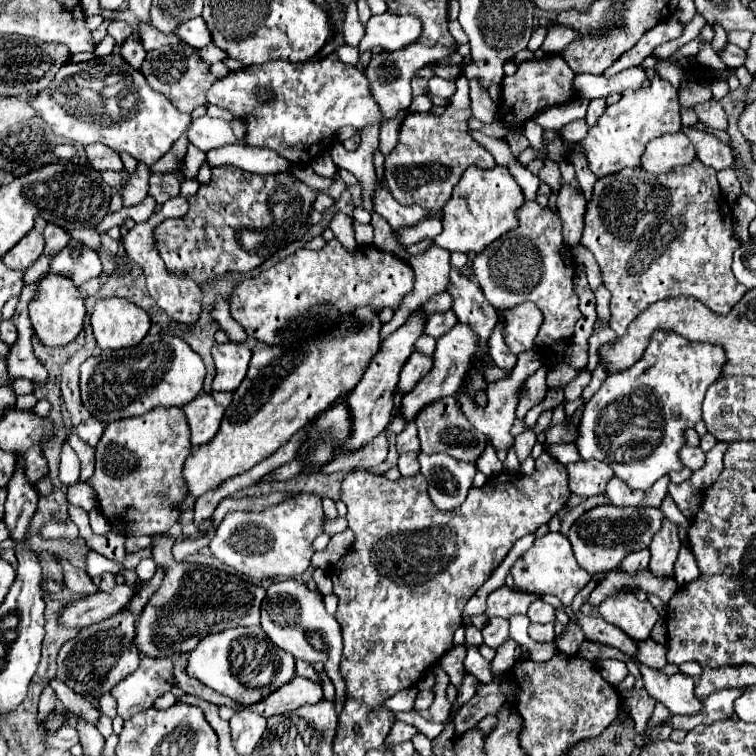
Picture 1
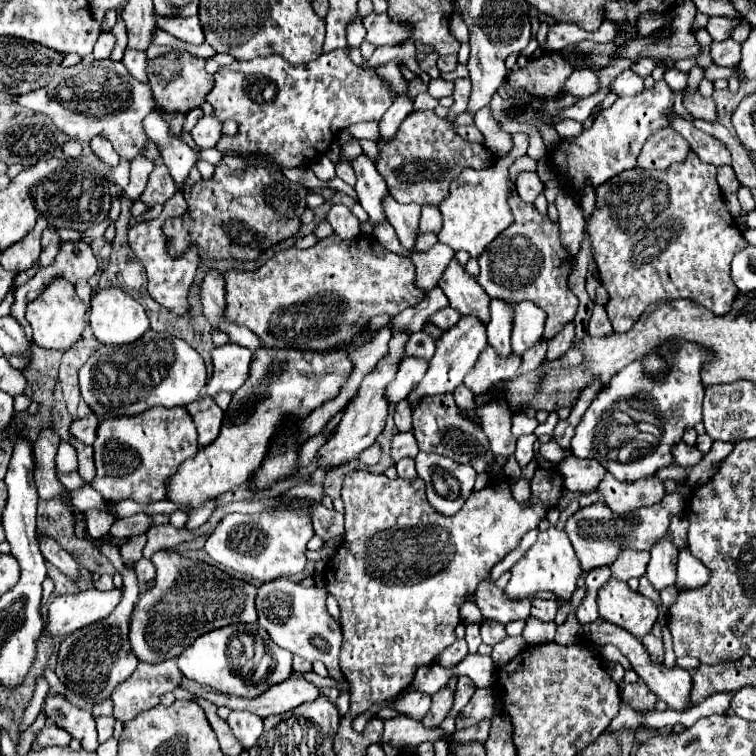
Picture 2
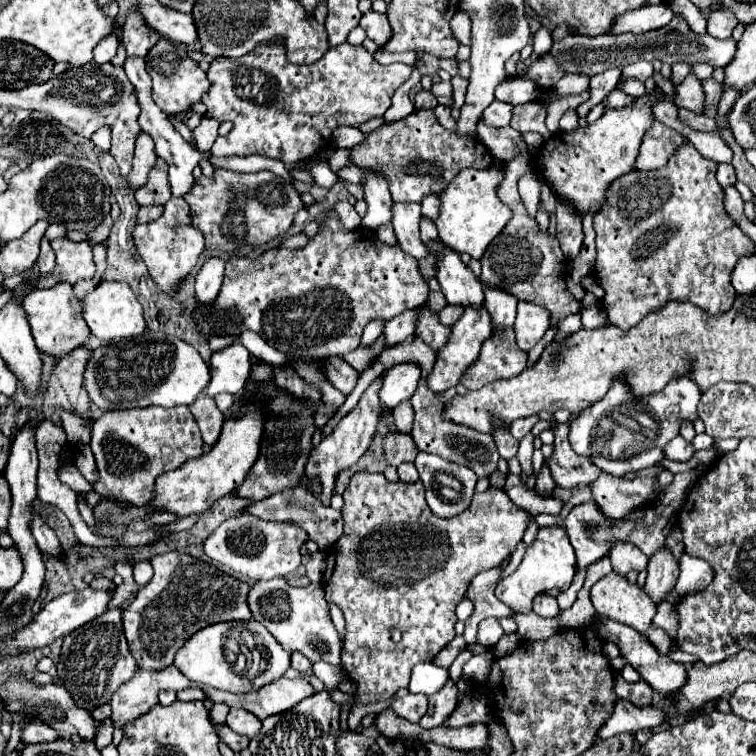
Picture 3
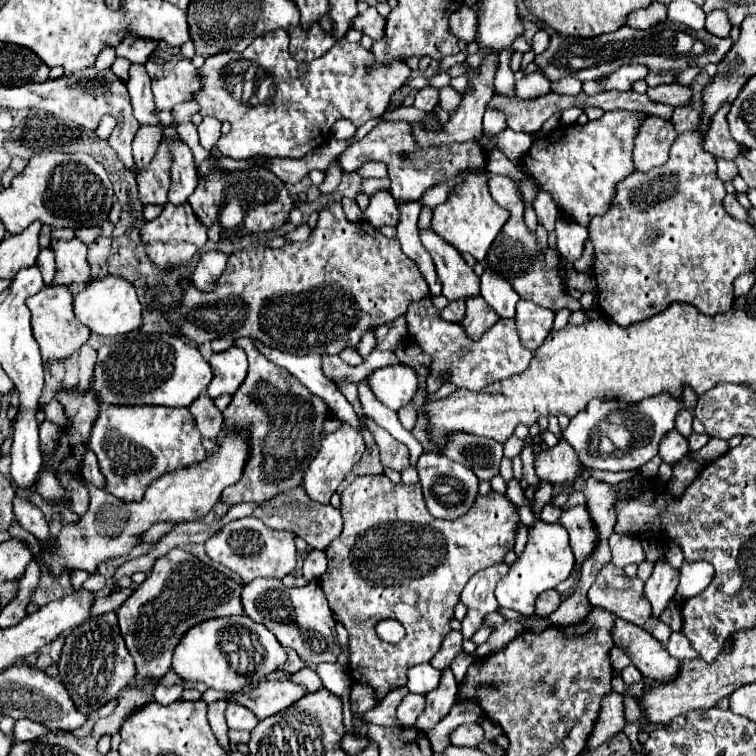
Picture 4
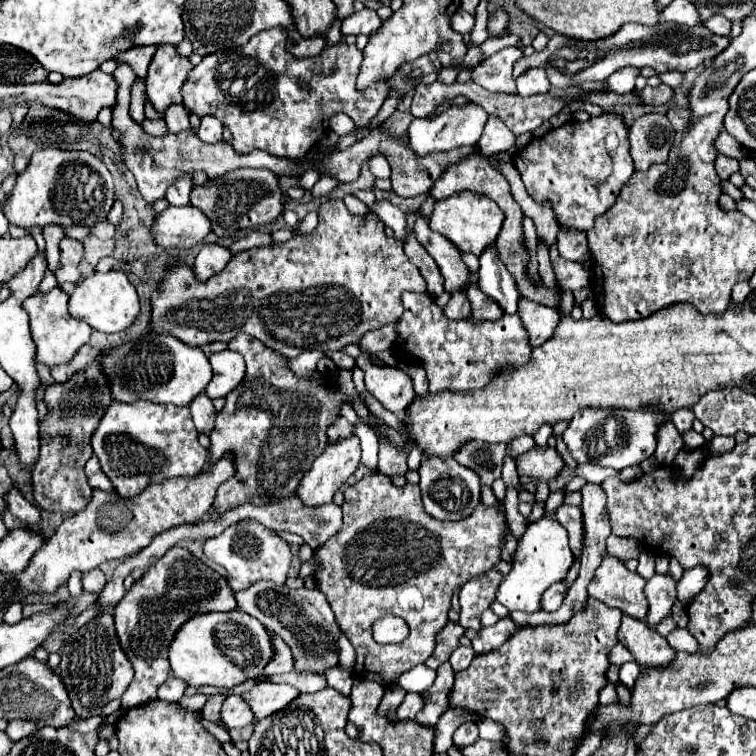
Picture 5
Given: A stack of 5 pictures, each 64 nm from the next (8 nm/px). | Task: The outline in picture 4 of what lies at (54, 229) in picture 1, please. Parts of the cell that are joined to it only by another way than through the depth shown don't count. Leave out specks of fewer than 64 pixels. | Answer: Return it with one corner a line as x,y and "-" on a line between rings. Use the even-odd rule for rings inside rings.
44,248
40,250
40,256
38,256
38,266
40,266
40,272
44,276
44,284
48,286
52,282
52,276
54,276
54,270
56,270
56,262
54,262
54,252
50,248

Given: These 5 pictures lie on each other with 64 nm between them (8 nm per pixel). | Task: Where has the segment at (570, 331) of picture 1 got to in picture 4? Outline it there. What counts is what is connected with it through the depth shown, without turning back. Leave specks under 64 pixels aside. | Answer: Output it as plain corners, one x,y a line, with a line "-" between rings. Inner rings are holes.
490,174
490,194
492,198
510,212
508,222
504,224
504,228
500,230
500,234
496,236
496,242
492,242
490,250
488,250
488,258
486,268
502,274
504,278
508,278
508,282
512,284
512,288
518,292
518,296
522,300
532,300
538,306
546,306
552,312
560,312
562,308
568,308
572,312
580,310
580,302
576,298
572,298
566,292
562,274
560,274
560,254
554,248
546,248
546,252
542,252
538,248
536,242
536,234
532,234
526,224
524,224
524,204
522,198
518,196
518,186
516,182
512,182
512,178
508,176
498,176
498,174

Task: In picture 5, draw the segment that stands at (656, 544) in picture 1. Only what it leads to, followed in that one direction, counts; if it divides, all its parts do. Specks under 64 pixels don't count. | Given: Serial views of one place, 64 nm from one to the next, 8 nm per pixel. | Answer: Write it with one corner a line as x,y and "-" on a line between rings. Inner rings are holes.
654,574
648,580
644,594
650,604
646,620
650,624
658,624
662,618
670,614
670,608
676,600
676,580
670,574

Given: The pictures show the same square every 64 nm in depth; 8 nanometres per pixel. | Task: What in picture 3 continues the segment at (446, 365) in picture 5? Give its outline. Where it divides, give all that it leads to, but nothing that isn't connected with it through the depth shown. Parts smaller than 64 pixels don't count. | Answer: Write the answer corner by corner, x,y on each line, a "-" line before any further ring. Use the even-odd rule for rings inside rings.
418,308
418,310
420,310
420,320
416,324
416,336
420,336
434,350
442,348
450,336
450,328
442,326
438,322
438,316
432,314
430,310
426,310
426,308
-
512,328
500,336
490,336
480,350
478,360
464,372
462,382
468,390
480,390
502,378
518,376
526,368
526,352
514,342

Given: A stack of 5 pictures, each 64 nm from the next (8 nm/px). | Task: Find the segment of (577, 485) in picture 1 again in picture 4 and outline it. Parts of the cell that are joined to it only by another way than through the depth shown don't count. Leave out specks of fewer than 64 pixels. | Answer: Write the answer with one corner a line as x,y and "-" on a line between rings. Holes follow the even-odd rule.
560,438
554,448
542,450
536,456
534,466
542,480
564,486
572,486
586,472
586,466
580,462
580,458
576,458
576,452
572,446
568,446
568,442
564,442
564,438

